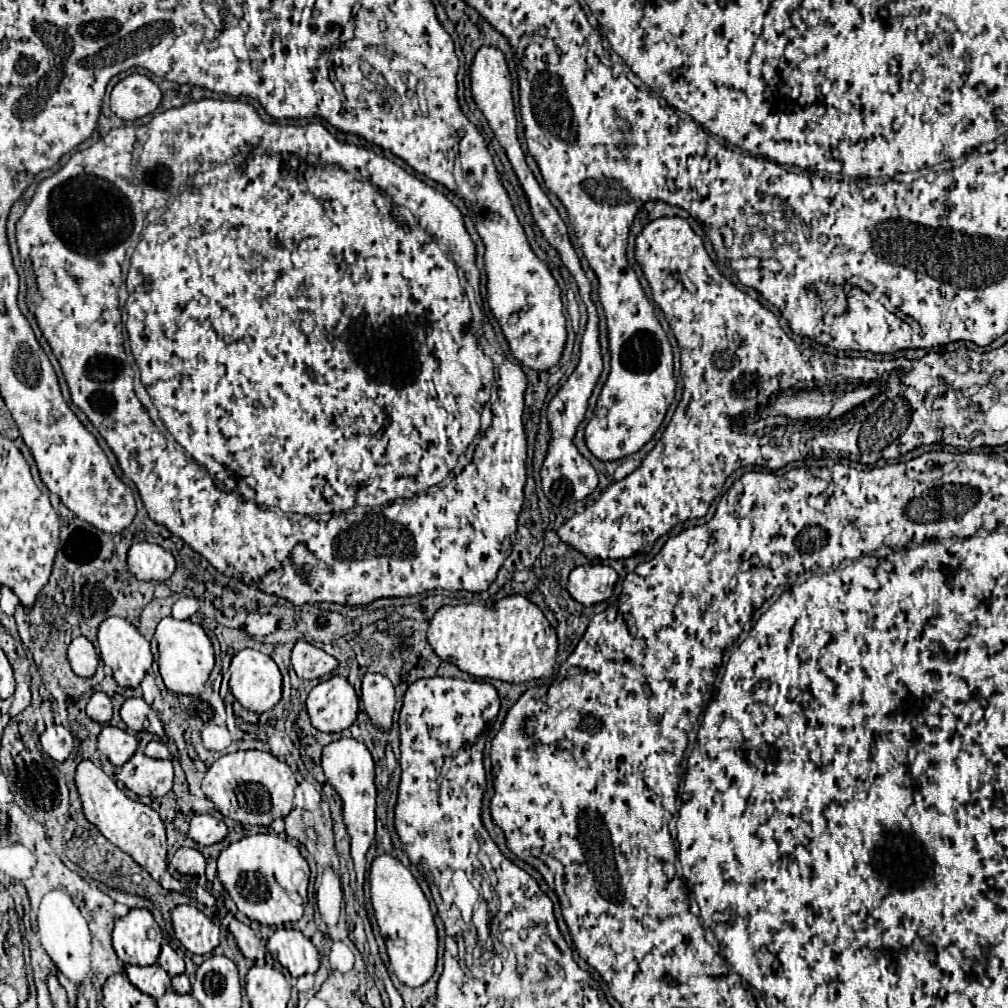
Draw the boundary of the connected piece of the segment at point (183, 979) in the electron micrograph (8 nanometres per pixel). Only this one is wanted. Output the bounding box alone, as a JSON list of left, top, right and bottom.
[172,973,192,993]

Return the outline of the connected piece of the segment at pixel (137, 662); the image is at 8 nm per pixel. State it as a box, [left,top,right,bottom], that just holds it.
[98,617,152,687]

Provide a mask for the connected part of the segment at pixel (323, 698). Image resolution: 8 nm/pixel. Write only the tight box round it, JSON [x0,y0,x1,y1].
[306,677,358,733]

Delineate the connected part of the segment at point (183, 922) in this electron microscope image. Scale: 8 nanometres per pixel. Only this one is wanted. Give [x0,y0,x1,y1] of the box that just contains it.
[172,905,220,955]

